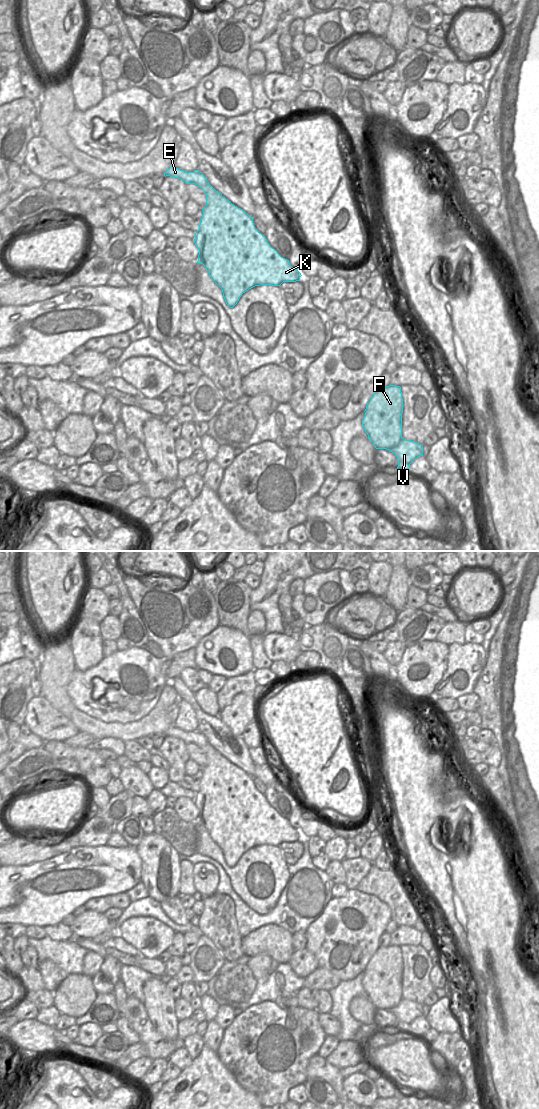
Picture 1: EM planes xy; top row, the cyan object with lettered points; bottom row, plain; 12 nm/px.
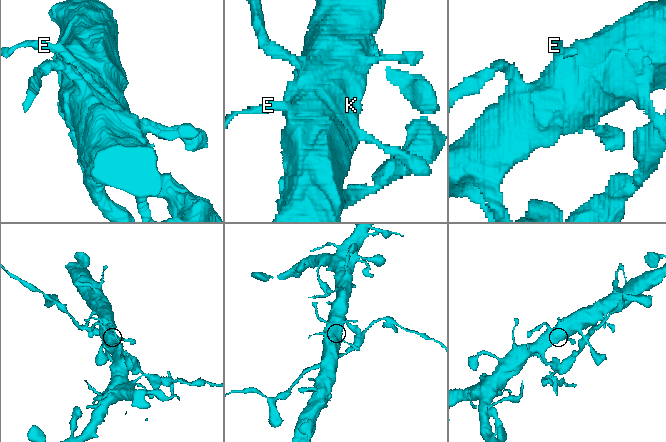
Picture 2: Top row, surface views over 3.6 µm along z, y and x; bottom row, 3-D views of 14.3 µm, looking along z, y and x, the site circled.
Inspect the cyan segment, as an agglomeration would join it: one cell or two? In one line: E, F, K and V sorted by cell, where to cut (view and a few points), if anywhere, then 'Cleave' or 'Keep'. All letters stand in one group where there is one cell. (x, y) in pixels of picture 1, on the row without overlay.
Groups: E F K / V. Split along xy (402, 998), (395, 1006), (387, 1009). Cleave.

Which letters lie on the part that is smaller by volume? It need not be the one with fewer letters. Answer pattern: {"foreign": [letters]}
{"foreign": ["V"]}

